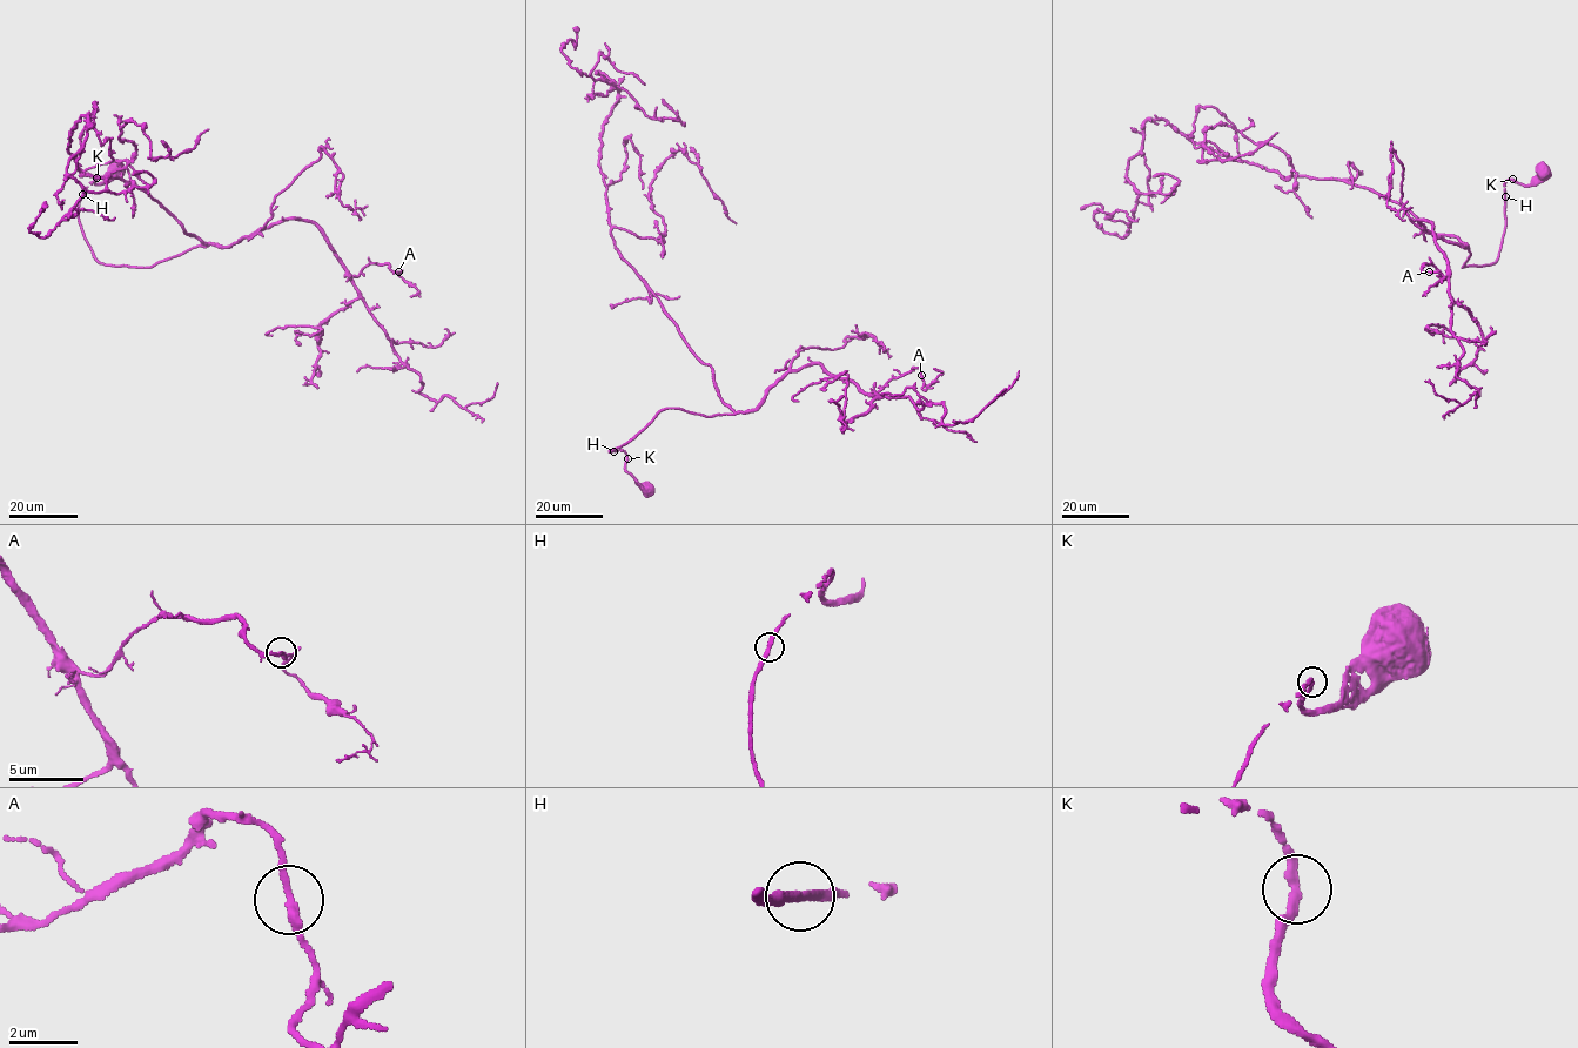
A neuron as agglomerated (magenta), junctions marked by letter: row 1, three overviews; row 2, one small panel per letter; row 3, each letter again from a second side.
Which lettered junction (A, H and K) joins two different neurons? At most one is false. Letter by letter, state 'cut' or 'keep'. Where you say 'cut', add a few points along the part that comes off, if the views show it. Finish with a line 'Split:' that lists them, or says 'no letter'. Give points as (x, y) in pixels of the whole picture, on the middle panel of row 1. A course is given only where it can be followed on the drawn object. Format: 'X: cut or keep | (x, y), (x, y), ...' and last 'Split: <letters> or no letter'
A: keep
H: keep
K: keep
Split: no letter

